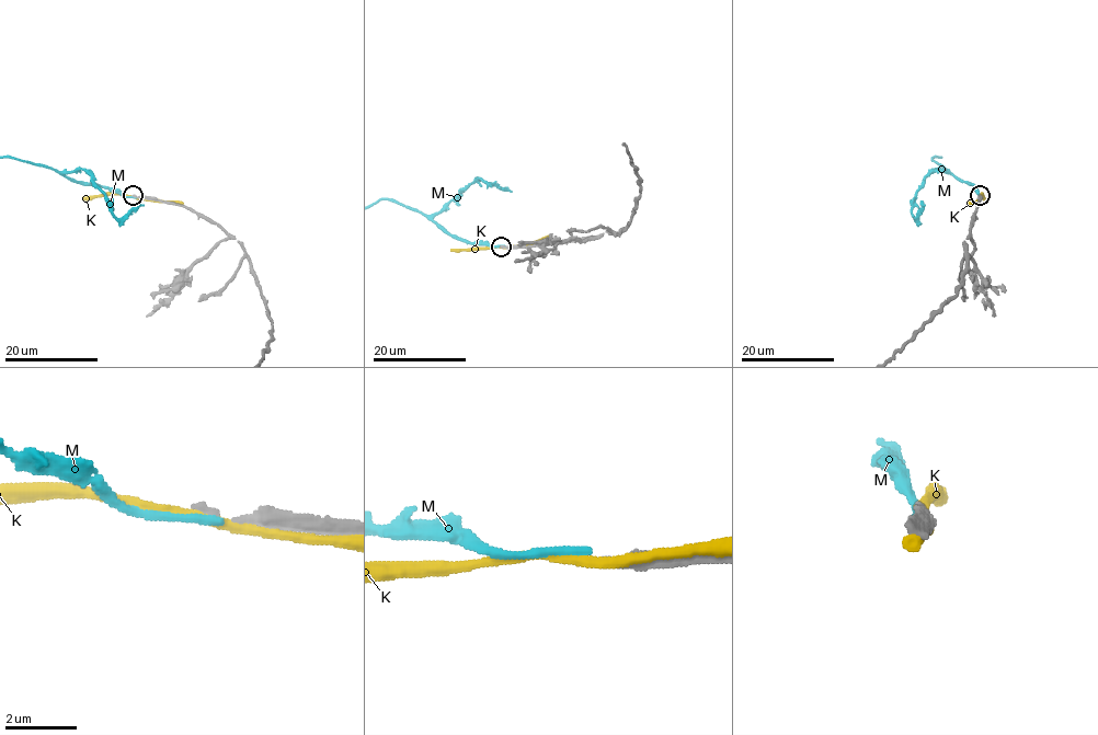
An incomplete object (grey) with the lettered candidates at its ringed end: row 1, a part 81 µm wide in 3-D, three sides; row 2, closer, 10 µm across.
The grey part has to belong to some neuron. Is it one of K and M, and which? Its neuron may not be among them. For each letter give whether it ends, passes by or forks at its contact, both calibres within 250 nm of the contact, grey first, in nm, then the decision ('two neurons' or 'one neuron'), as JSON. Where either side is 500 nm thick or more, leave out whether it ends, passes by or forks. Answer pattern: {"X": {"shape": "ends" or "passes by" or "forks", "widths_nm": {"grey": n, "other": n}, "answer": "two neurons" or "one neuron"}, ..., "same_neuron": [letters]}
{"K": {"shape": "passes by", "widths_nm": {"grey": 320, "other": 280}, "answer": "two neurons"}, "M": {"shape": "ends", "widths_nm": {"grey": 190, "other": 280}, "answer": "two neurons"}, "same_neuron": []}

